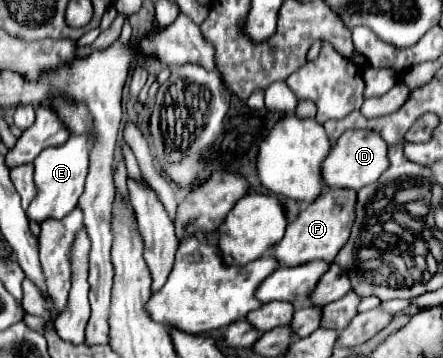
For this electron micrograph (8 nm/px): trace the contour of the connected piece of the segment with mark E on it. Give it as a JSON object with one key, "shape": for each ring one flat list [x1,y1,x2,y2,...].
{"shape":[[74,135,60,147,50,147,40,153,34,161,34,183,38,187,38,195,28,207,28,219,42,223,48,217,62,219,68,215,76,205,80,195,84,193,84,181,88,175,88,157,90,157,90,139,88,135]]}

